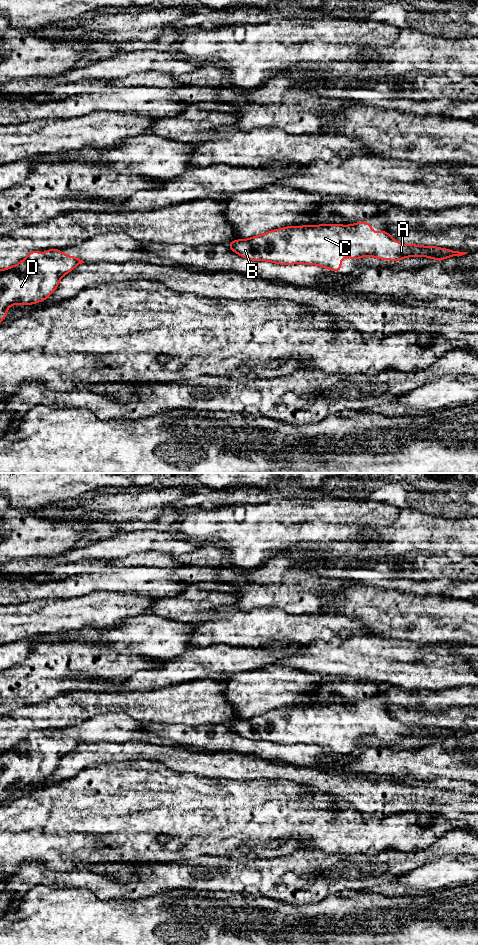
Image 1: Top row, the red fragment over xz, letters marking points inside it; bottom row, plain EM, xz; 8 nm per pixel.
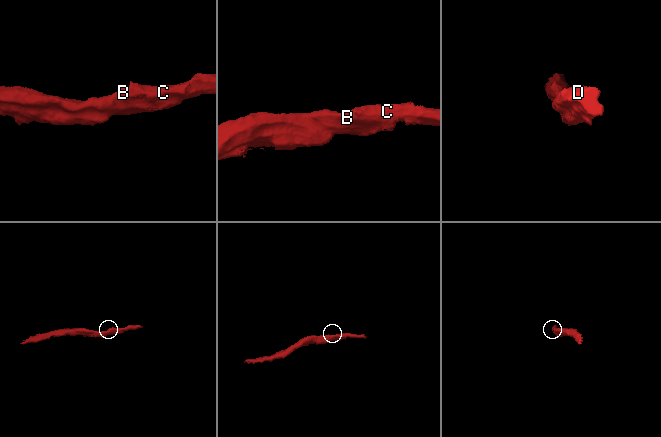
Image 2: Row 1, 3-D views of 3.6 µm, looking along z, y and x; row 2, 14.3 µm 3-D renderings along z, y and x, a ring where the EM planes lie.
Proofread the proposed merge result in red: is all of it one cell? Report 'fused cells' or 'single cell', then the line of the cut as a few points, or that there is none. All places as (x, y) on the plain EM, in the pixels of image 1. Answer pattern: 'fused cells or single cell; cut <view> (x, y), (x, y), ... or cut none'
single cell; cut none

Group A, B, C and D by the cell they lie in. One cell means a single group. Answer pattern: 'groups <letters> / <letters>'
groups A B C D

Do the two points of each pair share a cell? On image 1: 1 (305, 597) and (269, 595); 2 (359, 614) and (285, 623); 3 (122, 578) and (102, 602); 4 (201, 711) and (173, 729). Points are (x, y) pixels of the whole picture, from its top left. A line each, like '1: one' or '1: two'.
1: one
2: two
3: two
4: two

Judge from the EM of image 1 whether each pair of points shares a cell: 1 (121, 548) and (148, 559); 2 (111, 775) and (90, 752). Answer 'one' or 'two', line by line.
1: two
2: two

